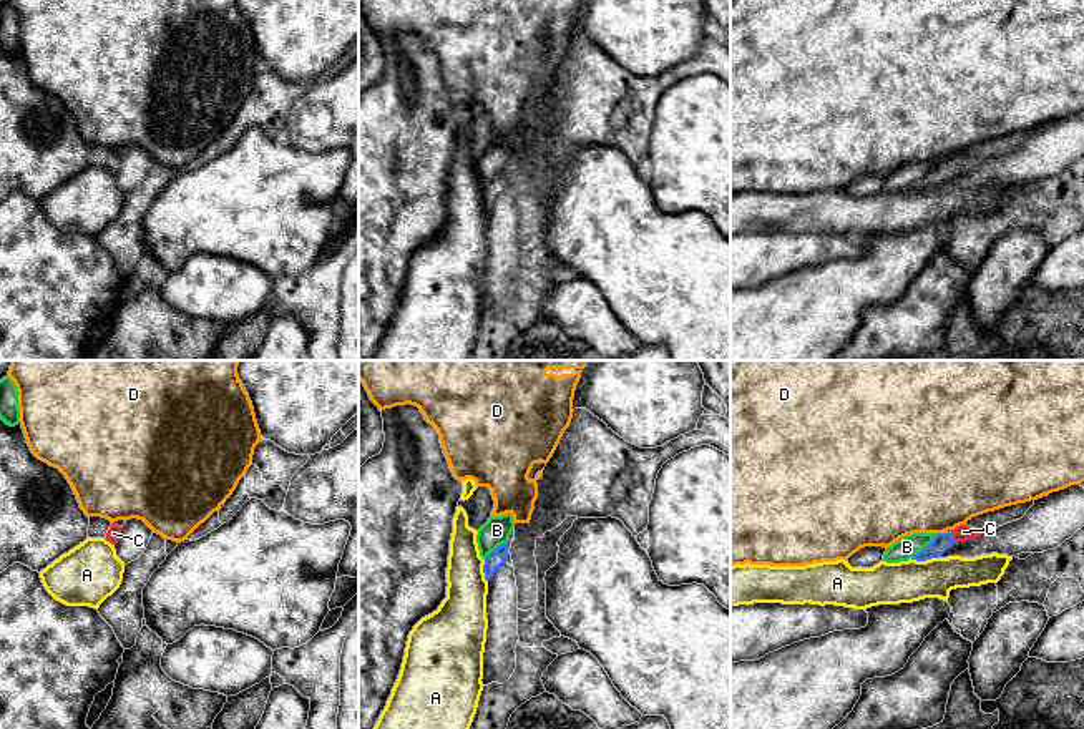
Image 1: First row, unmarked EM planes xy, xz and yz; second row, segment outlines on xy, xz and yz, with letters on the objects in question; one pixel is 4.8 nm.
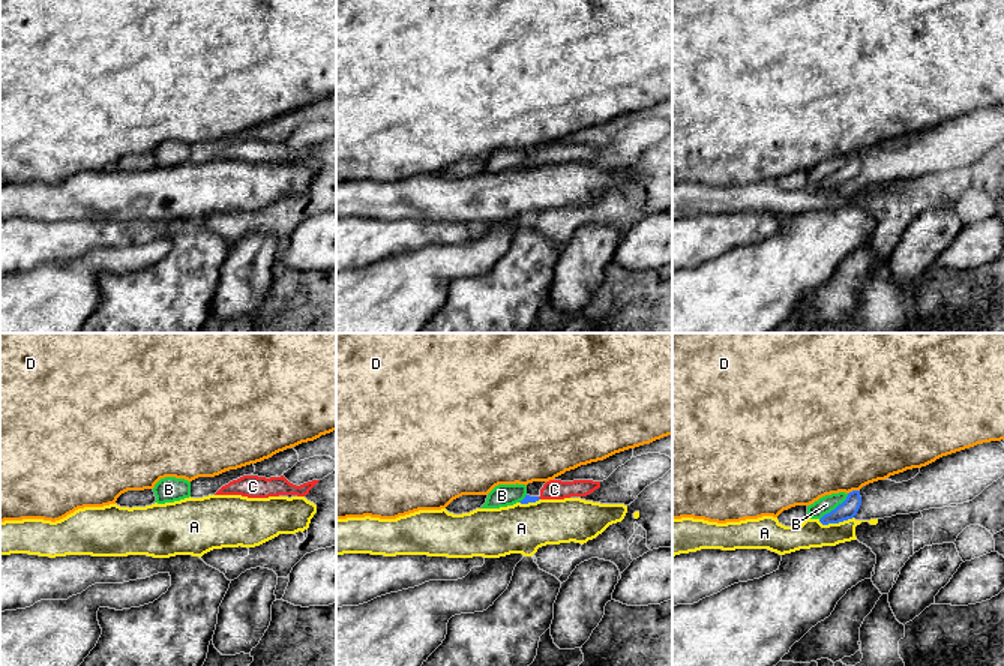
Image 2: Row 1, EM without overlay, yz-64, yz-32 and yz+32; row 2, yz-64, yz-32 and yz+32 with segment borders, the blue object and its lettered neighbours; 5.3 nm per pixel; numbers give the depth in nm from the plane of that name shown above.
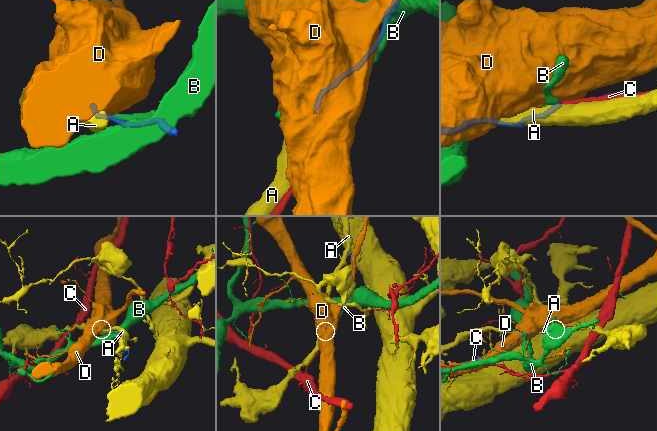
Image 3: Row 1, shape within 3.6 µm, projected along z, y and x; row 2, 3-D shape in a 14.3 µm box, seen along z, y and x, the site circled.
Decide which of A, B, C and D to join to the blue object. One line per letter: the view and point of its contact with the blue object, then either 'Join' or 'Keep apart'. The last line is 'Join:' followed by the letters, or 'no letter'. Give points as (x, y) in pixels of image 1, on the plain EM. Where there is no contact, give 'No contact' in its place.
A: Touches blue at yz (923, 188). Keep apart
B: Touches blue at yz (925, 175). Keep apart
C: Touches blue at yz (952, 166). Join
D: Touches blue at yz (942, 161). Keep apart
Join: C

